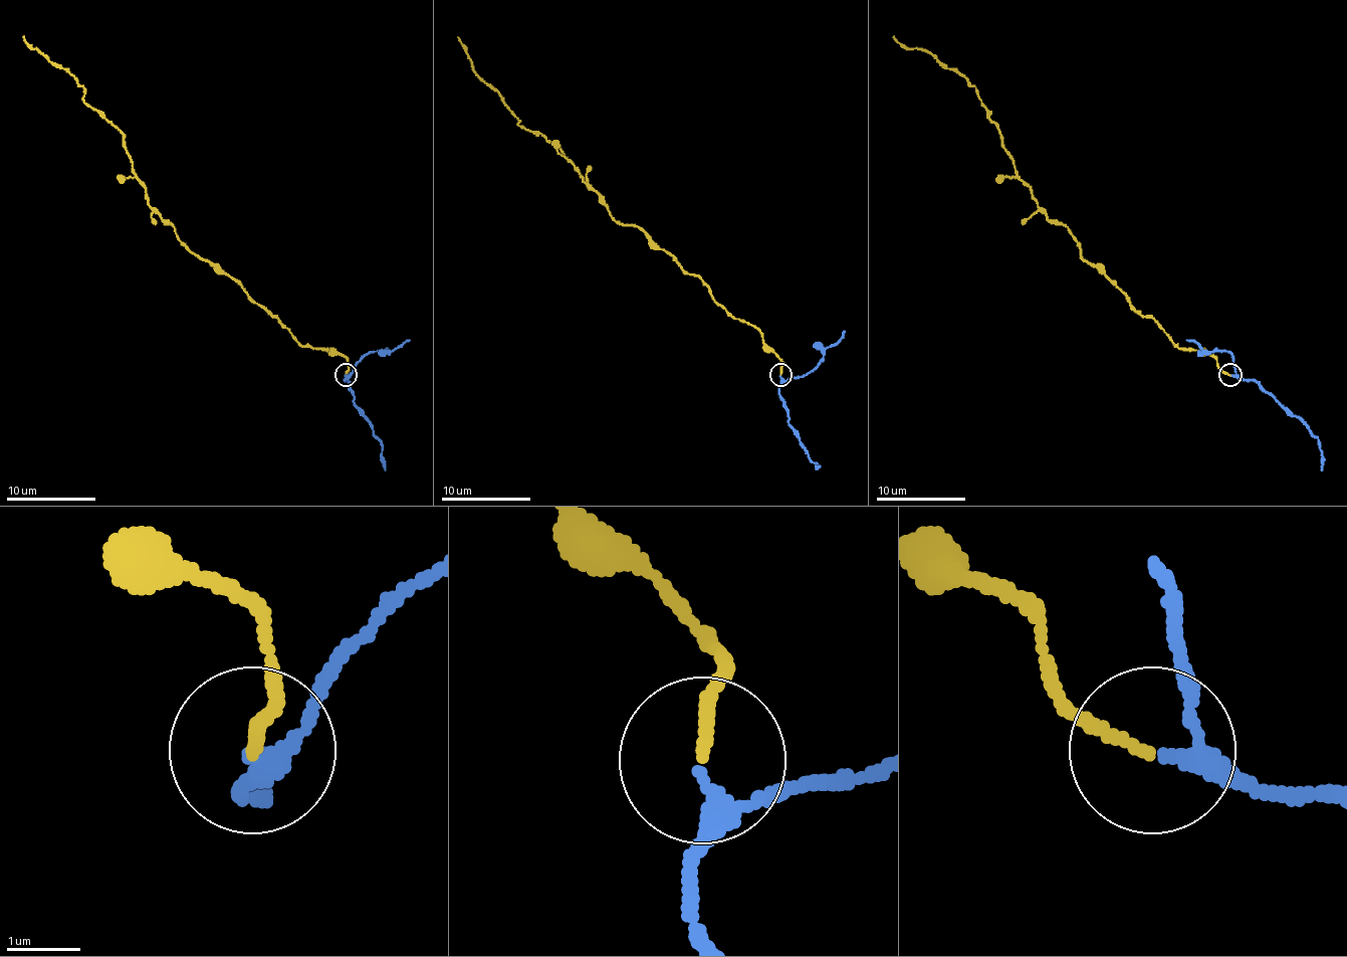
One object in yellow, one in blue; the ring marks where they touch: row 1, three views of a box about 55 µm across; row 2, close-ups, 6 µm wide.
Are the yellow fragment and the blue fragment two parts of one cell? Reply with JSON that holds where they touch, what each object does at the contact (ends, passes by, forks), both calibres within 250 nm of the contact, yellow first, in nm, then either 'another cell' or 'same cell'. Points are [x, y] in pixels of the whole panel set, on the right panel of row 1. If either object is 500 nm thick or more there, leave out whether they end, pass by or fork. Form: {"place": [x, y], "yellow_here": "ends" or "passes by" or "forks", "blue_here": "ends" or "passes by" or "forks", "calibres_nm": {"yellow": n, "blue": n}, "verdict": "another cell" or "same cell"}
{"place": [1230, 375], "yellow_here": "ends", "blue_here": "passes by", "calibres_nm": {"yellow": 150, "blue": 240}, "verdict": "same cell"}

